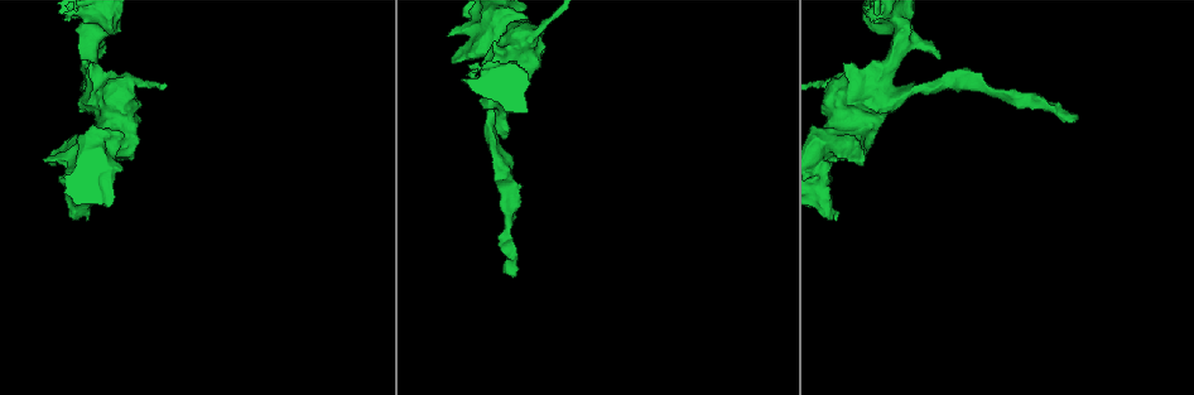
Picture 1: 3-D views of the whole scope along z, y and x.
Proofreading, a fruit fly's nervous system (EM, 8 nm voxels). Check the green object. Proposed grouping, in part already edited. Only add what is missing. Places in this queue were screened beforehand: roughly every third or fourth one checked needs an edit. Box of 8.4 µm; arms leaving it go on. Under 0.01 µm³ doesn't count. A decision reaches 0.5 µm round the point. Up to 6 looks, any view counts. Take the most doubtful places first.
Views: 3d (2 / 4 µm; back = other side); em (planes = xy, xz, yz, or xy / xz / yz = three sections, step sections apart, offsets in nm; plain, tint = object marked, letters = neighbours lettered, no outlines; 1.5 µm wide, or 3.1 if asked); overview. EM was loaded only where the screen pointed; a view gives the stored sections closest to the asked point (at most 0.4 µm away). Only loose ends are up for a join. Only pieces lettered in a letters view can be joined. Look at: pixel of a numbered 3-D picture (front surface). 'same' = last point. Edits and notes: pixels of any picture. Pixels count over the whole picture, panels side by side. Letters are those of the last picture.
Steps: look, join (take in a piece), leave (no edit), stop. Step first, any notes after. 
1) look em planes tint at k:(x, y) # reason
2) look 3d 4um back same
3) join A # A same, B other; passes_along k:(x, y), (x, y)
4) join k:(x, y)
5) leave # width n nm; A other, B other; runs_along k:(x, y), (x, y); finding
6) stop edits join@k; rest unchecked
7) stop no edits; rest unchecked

look em xy step 8 letters at 1:(89, 217) # thick end

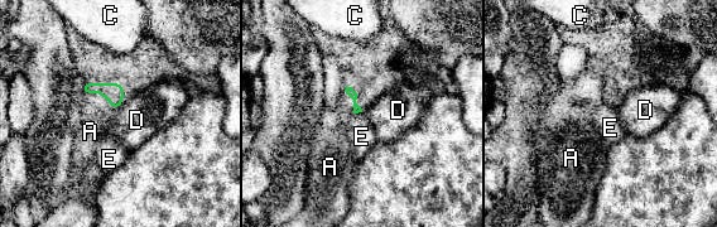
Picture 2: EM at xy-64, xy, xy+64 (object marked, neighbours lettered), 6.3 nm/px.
leave # A other, C other, D other, E other; border 2:(123, 102), (114, 110); no lettered piece goes on from it

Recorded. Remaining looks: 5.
look 3d 2um at 1:(90, 66) # thick end

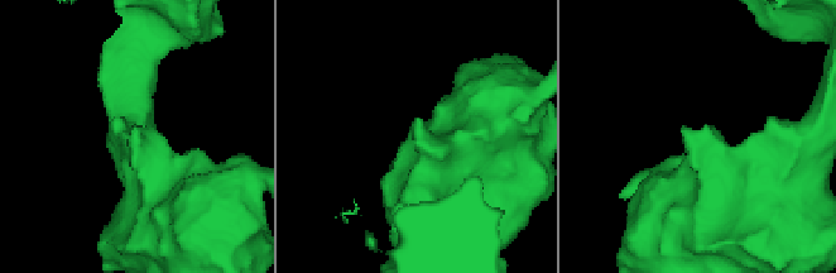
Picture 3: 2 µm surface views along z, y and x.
look em xz step 4 tint at 3:(681, 130) # shape alone is not enough

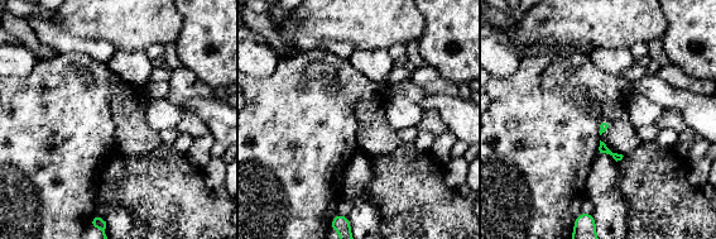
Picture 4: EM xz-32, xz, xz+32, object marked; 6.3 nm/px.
look em planes letters same # cut it another way

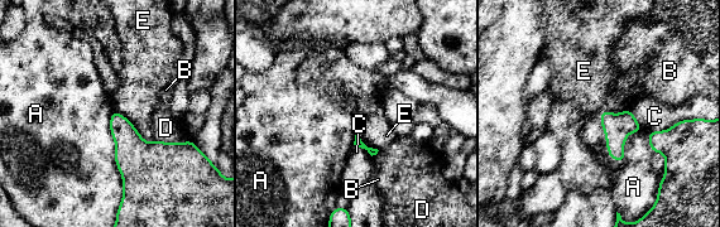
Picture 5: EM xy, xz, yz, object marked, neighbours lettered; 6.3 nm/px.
leave # longest_contact A 600 nm; A other, B other, C other, D other, E other; border 5:(113, 110), (121, 199); none of them fits

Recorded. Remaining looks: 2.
stop no edits; rest unchecked

